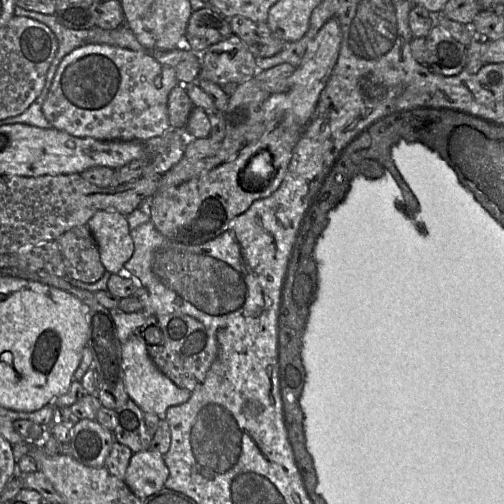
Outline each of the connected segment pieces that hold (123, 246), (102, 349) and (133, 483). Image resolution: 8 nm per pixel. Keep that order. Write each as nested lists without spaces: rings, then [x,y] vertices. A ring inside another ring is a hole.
[[[98,211],[86,224],[98,246],[101,262],[111,274],[118,274],[134,253],[126,216],[117,211]]]
[[[39,273],[38,275],[42,277],[42,282],[45,284],[71,293],[89,307],[88,348],[91,350],[92,360],[95,365],[96,395],[94,396],[100,400],[102,406],[116,411],[130,397],[124,385],[122,344],[119,341],[117,328],[110,310],[101,305],[92,292],[71,285],[63,277],[53,276],[48,273]]]
[[[152,450],[133,453],[124,482],[141,500],[164,488],[169,470],[163,455]]]

